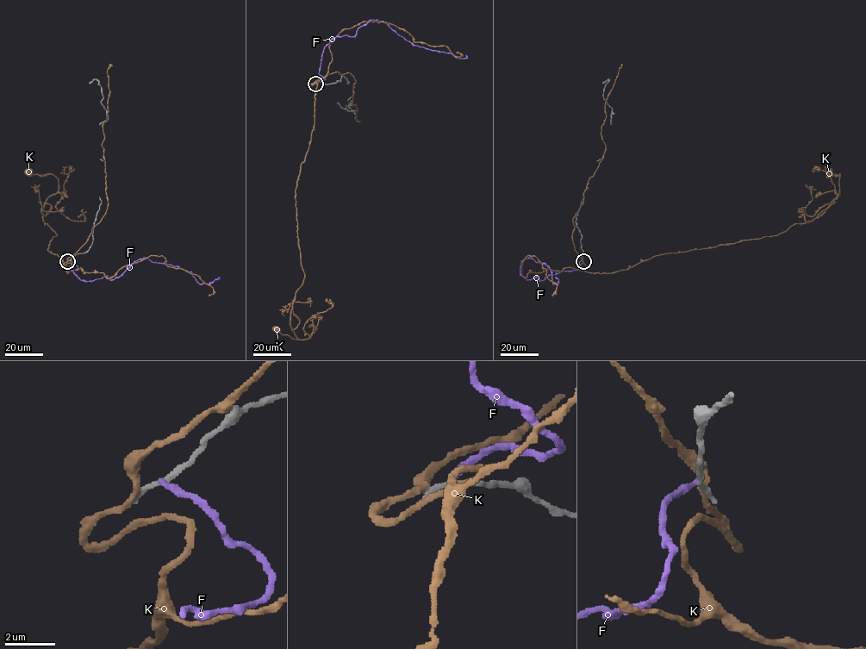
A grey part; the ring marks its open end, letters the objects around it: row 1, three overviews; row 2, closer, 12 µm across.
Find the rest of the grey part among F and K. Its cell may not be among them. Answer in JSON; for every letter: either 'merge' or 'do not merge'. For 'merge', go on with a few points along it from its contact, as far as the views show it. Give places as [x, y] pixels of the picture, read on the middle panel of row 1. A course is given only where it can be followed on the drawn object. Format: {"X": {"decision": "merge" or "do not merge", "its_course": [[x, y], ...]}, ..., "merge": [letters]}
{"F": {"decision": "do not merge"}, "K": {"decision": "do not merge"}, "merge": []}

